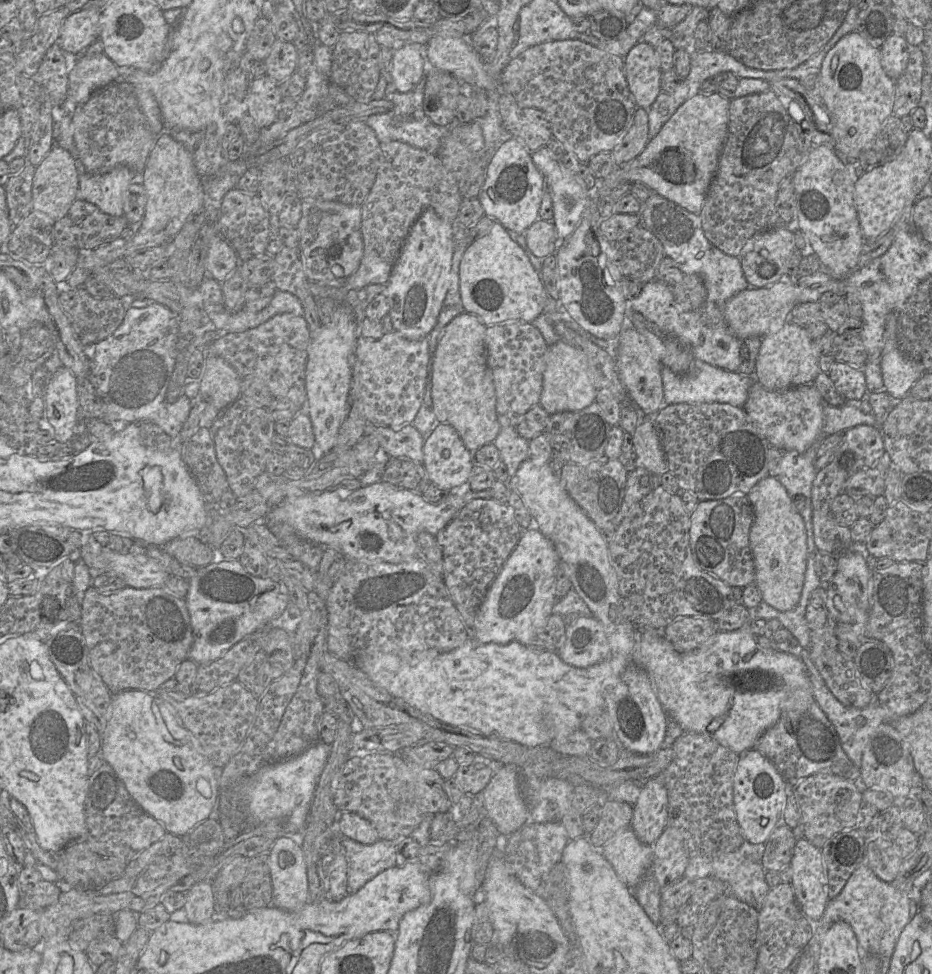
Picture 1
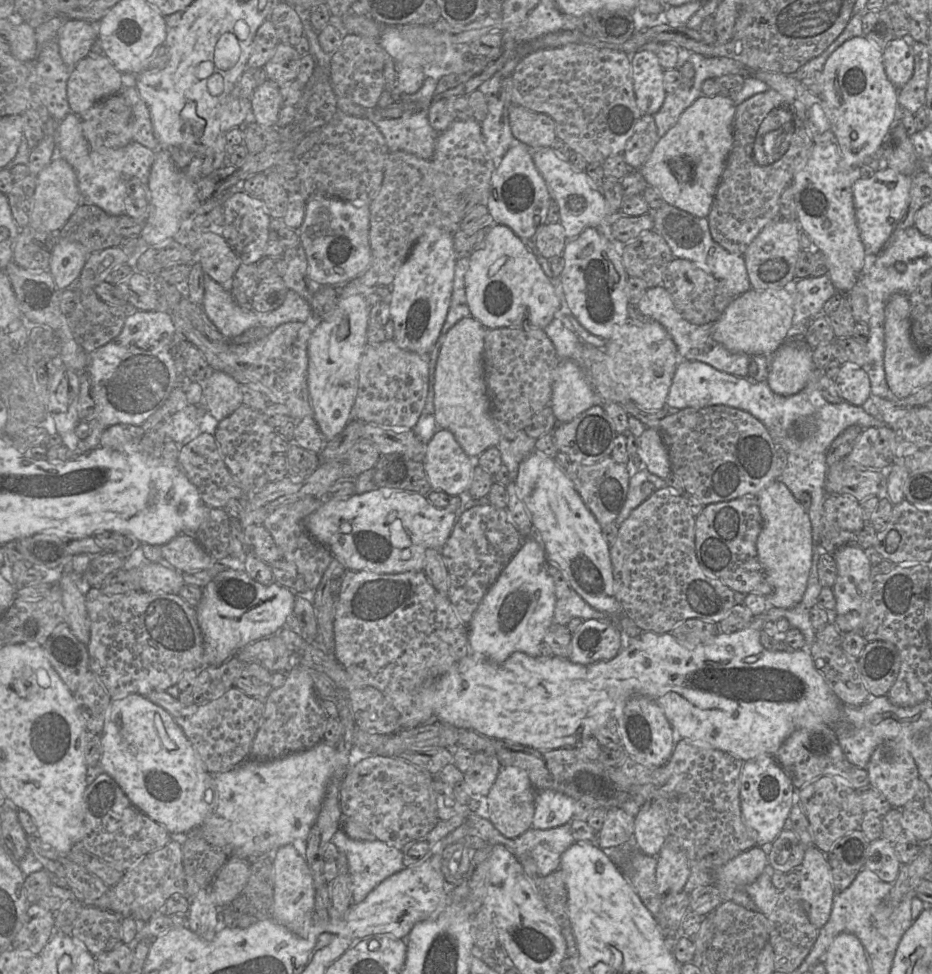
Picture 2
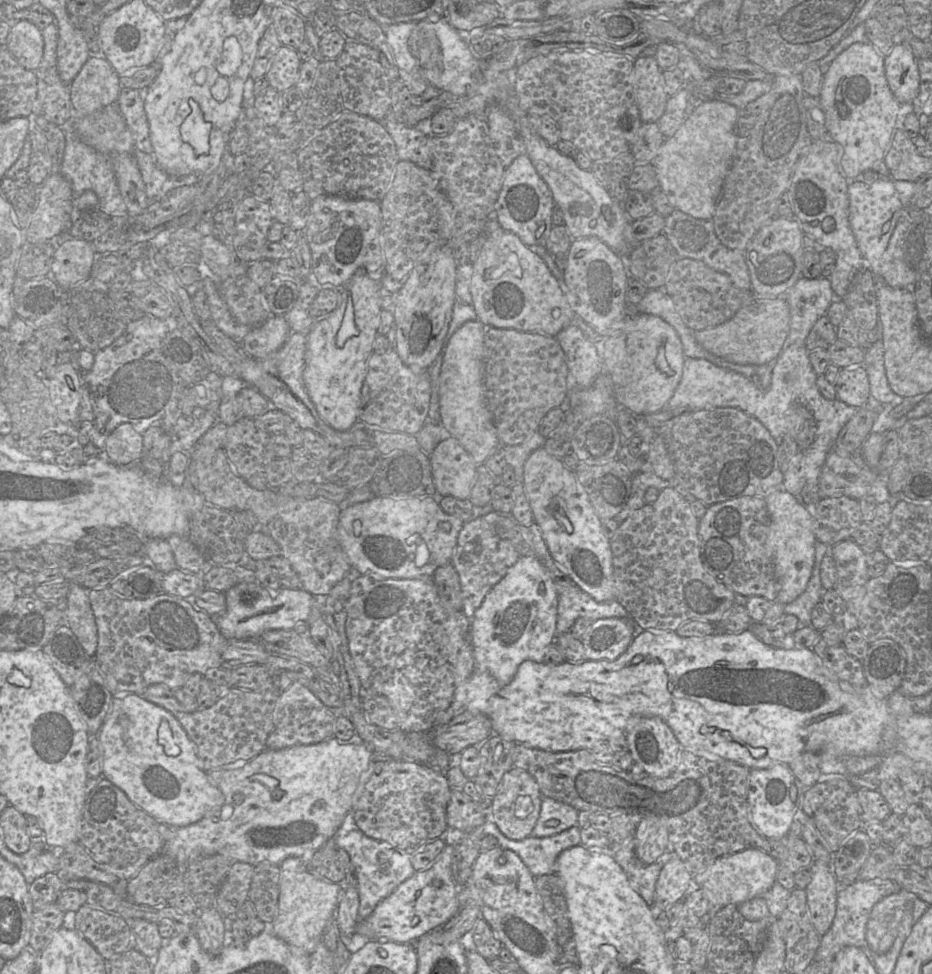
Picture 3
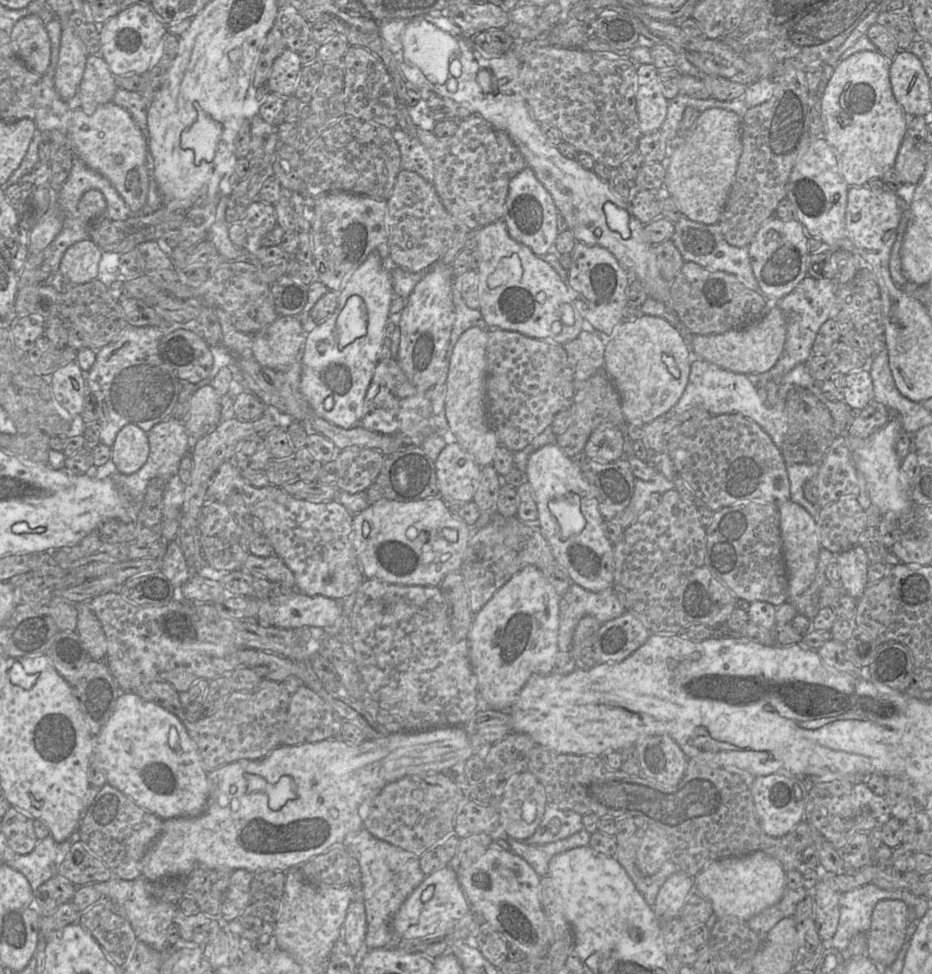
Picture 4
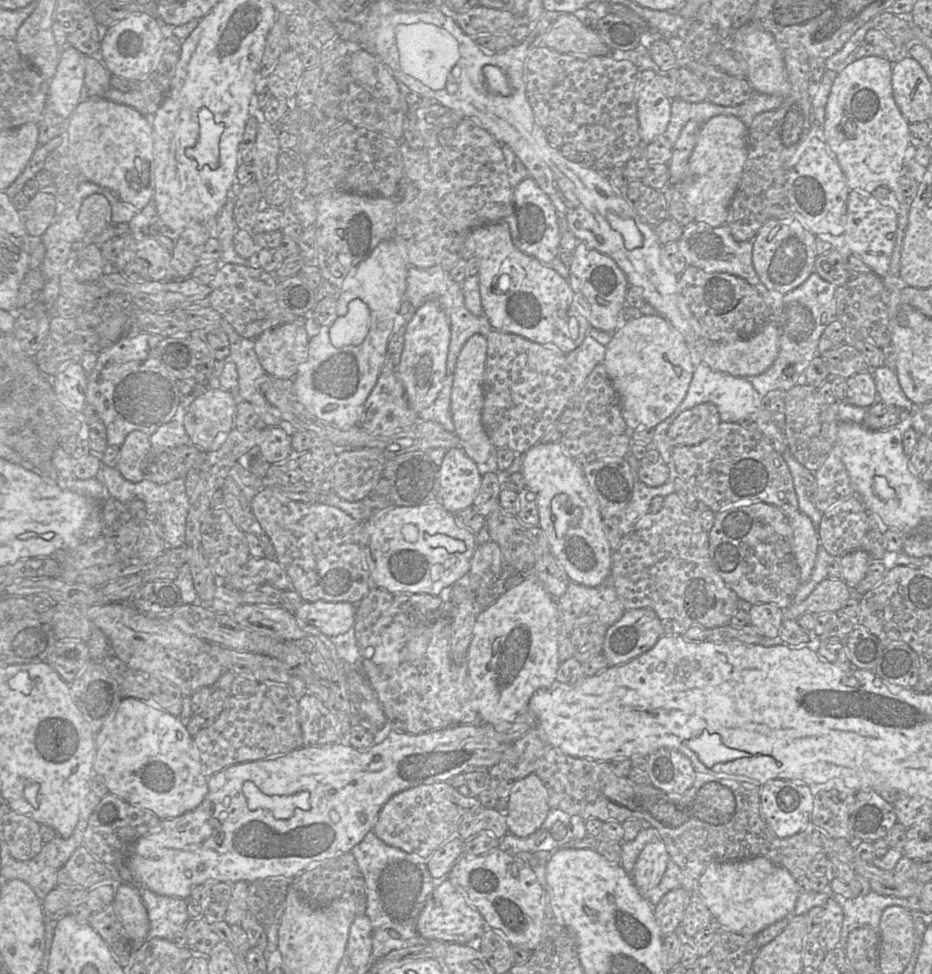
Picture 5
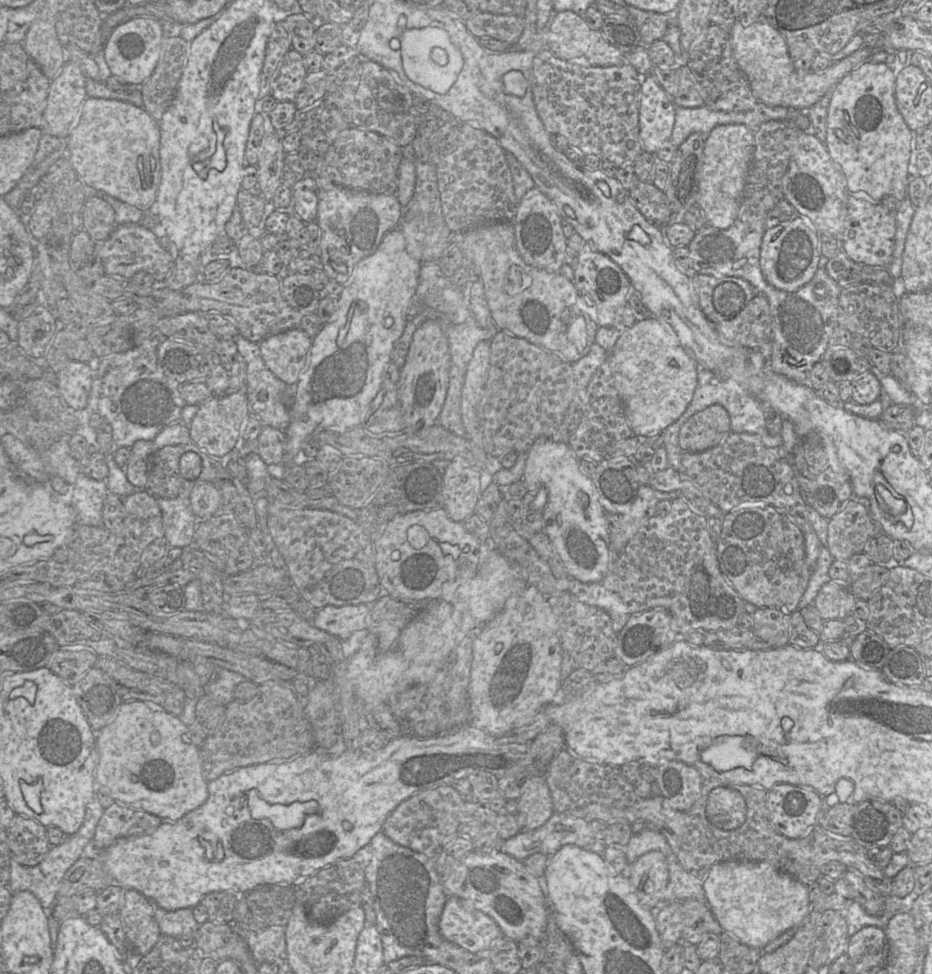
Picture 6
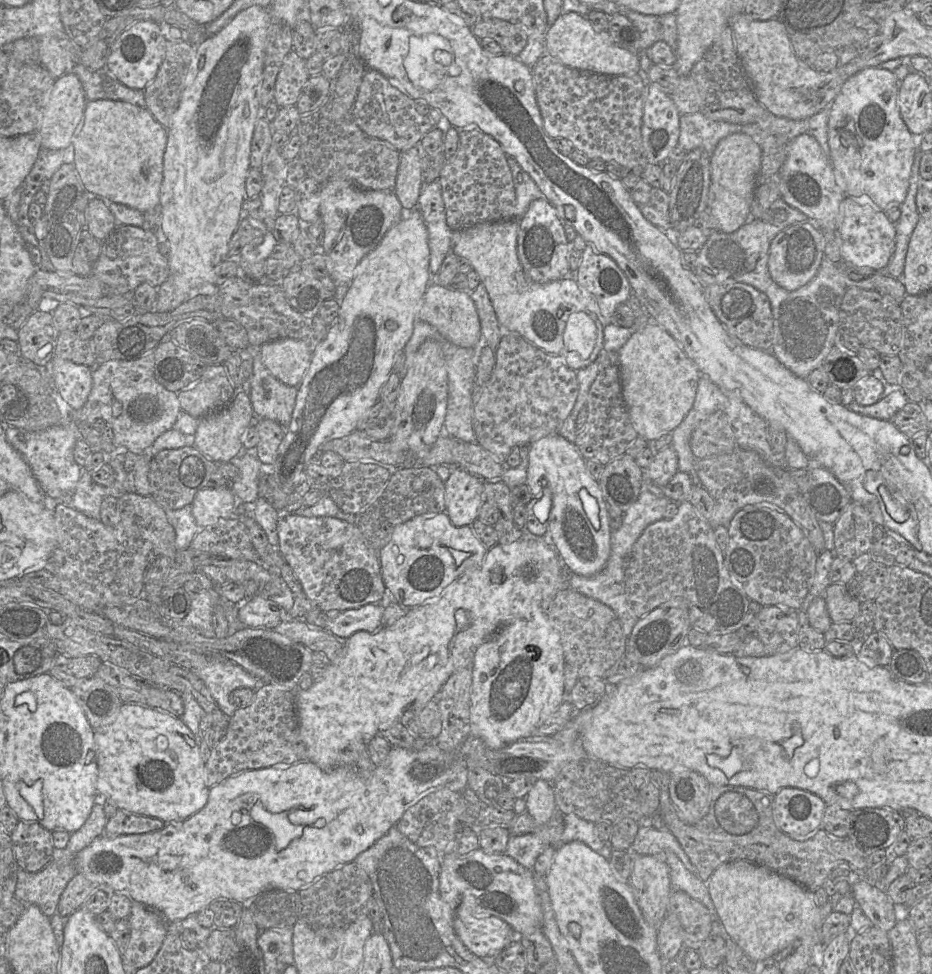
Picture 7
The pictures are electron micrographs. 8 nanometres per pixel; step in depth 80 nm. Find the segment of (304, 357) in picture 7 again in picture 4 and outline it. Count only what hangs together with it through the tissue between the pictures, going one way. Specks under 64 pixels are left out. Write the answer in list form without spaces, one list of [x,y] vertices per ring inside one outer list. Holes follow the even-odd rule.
[[[279,315],[273,323],[253,335],[253,356],[264,367],[284,371],[295,361],[298,353],[303,351],[305,342],[306,333],[299,317]]]

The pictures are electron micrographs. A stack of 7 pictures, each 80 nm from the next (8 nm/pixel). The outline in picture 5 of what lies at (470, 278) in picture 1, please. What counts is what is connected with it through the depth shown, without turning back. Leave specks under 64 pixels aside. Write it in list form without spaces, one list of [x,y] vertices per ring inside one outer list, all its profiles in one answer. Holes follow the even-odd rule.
[[[506,221],[479,226],[467,235],[480,262],[483,315],[493,329],[522,336],[564,354],[583,342],[591,325],[579,312],[571,285],[550,265],[519,250]]]

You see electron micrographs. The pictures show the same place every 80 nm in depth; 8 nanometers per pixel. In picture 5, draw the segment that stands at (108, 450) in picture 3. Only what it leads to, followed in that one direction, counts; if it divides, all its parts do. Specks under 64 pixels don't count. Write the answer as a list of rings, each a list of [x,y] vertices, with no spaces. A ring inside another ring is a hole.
[[[139,430],[130,432],[120,446],[116,468],[131,482],[140,482],[145,477],[146,460],[151,452],[149,436]]]

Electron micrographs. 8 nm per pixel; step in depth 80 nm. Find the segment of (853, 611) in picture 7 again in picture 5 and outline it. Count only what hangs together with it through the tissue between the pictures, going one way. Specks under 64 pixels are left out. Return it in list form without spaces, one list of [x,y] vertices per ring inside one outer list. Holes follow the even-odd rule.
[[[826,578],[800,604],[792,603],[784,609],[784,619],[797,620],[805,613],[819,615],[824,612],[837,612],[852,596],[852,589],[842,579]]]

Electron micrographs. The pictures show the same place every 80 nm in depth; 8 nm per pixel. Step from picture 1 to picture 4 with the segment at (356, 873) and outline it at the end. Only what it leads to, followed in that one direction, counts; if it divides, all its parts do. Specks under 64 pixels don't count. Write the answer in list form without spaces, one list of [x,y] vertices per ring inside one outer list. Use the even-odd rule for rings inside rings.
[[[364,828],[355,834],[345,848],[357,860],[361,872],[367,947],[396,947],[400,939],[391,927],[391,920],[406,898],[425,878],[419,866],[419,857],[373,837]]]

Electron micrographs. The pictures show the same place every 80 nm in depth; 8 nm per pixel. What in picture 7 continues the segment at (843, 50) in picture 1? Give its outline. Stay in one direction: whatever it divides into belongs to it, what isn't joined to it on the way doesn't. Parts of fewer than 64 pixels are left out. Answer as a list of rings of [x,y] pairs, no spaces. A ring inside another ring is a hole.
[[[867,67],[851,76],[830,104],[828,119],[828,144],[832,167],[844,178],[846,196],[868,195],[885,210],[889,205],[901,207],[904,202],[914,159],[913,134],[904,123],[898,107],[900,82],[893,71],[880,67]]]

